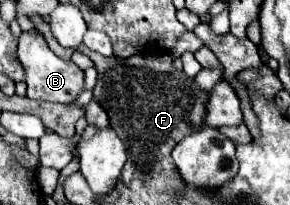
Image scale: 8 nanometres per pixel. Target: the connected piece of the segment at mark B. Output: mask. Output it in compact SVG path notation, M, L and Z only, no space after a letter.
M39 30L23 32L19 36L19 60L25 68L27 98L69 104L83 90L83 72L75 66L75 62L71 62L71 60L67 62L67 60L61 60L59 56L55 56Z

